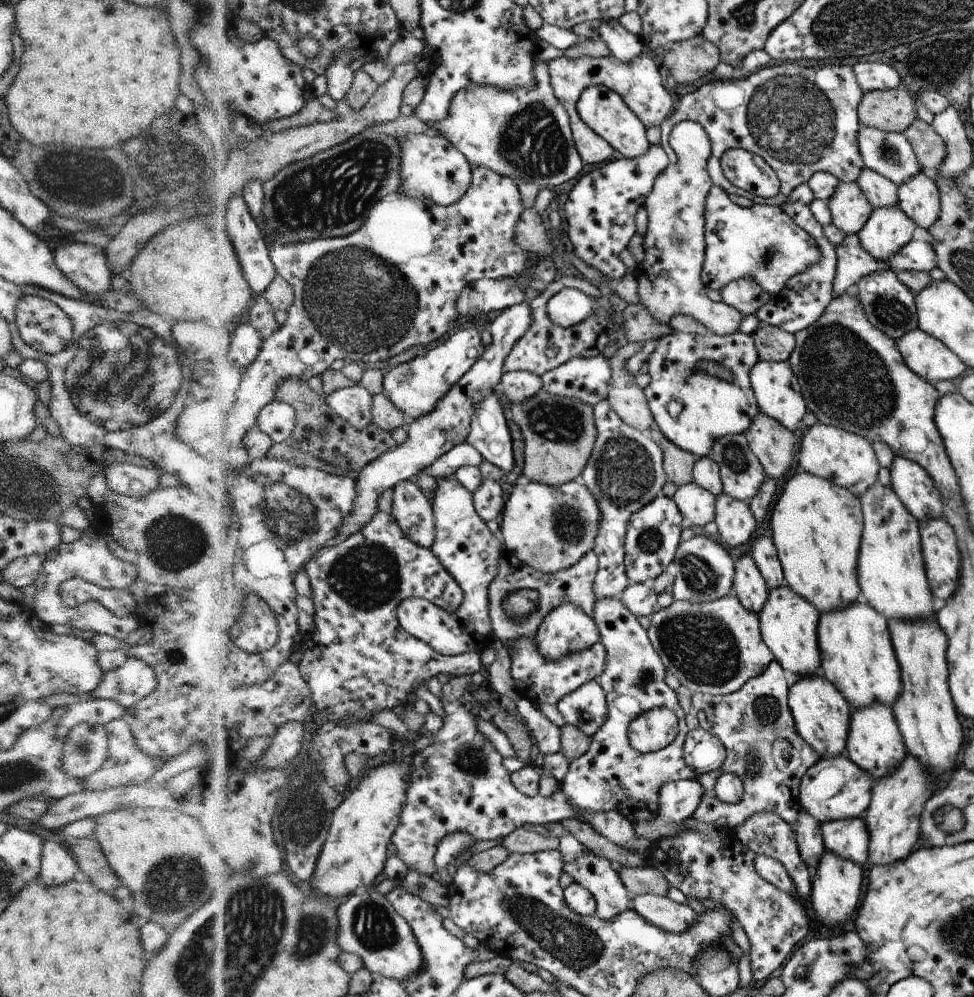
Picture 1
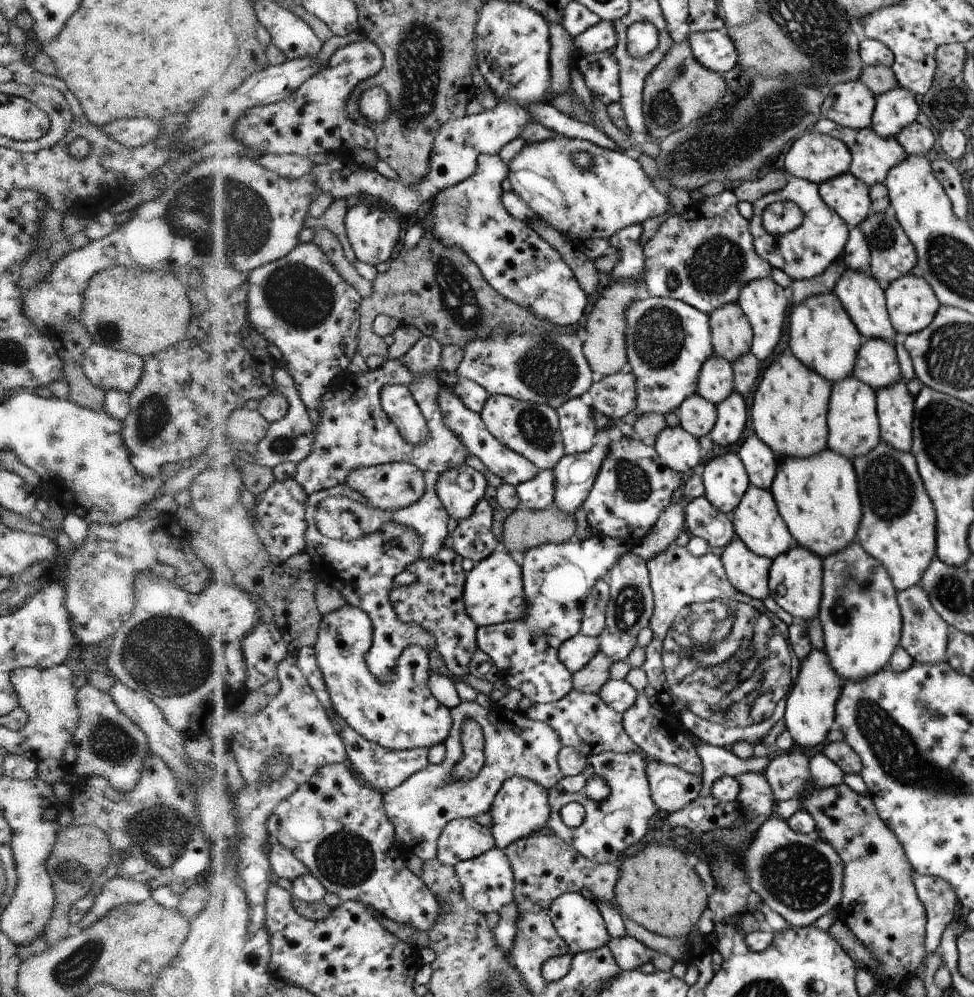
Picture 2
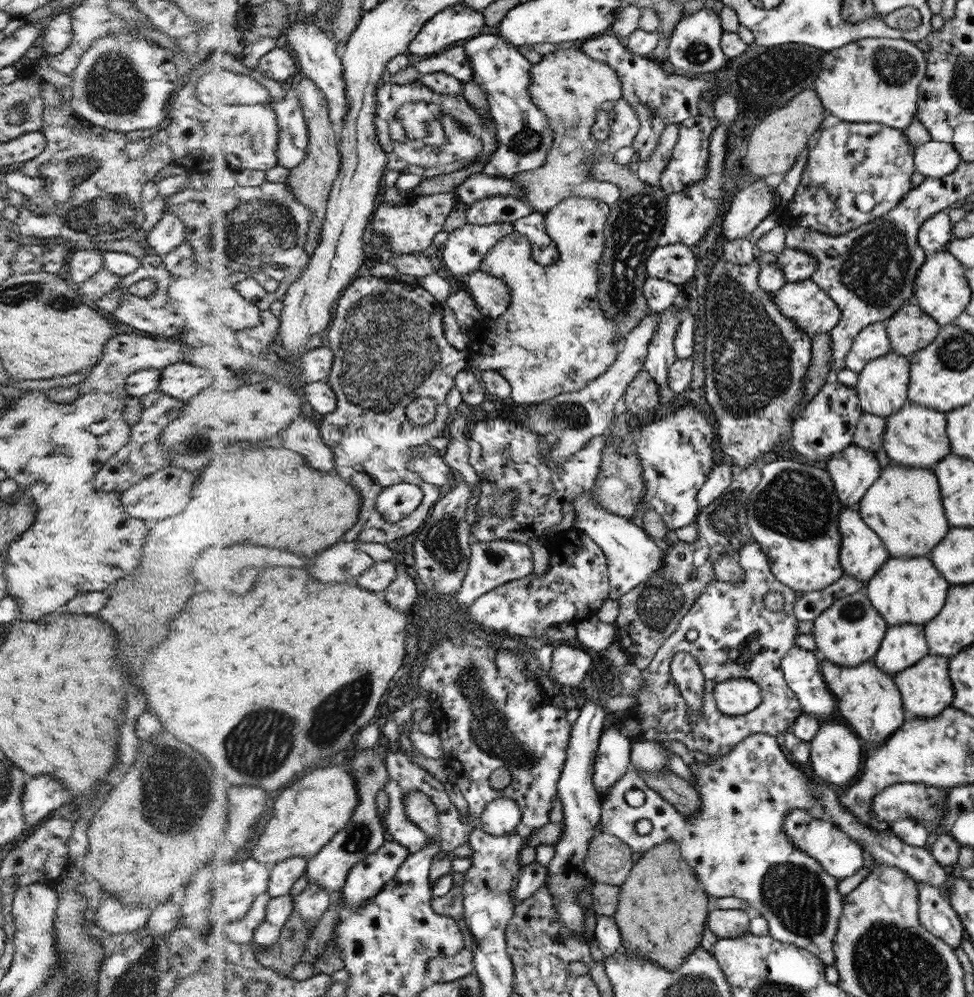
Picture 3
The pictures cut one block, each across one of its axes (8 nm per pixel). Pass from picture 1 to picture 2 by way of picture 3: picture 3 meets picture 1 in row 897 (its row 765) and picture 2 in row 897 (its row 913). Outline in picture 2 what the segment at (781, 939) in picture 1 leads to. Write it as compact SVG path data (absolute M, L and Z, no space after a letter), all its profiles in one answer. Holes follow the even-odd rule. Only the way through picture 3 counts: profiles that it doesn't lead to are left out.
M770 816L754 834L748 848L744 850L742 866L748 870L748 896L767 904L792 927L803 928L813 925L821 916L830 913L841 904L844 895L844 862L837 850L828 841L812 840L808 835L795 832L780 816Z

